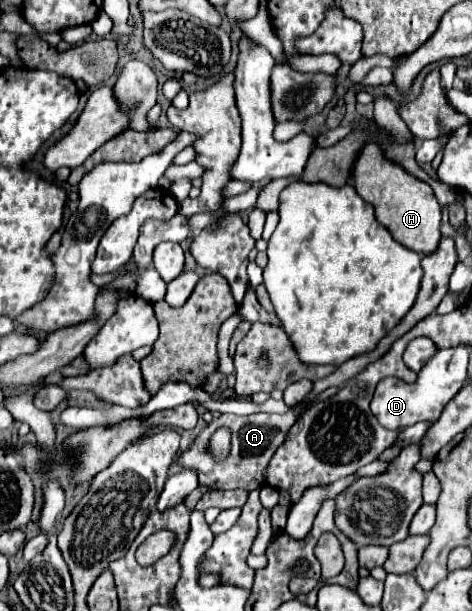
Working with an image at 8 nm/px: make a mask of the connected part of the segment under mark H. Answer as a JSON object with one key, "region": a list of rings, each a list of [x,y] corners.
{"region":[[[367,142],[359,150],[355,168],[351,168],[349,182],[363,200],[375,206],[377,220],[385,228],[389,228],[397,242],[419,254],[429,254],[437,248],[441,238],[441,204],[437,202],[427,182],[417,180],[403,166],[391,164],[391,160],[383,156],[383,148],[379,148],[379,142]]]}

